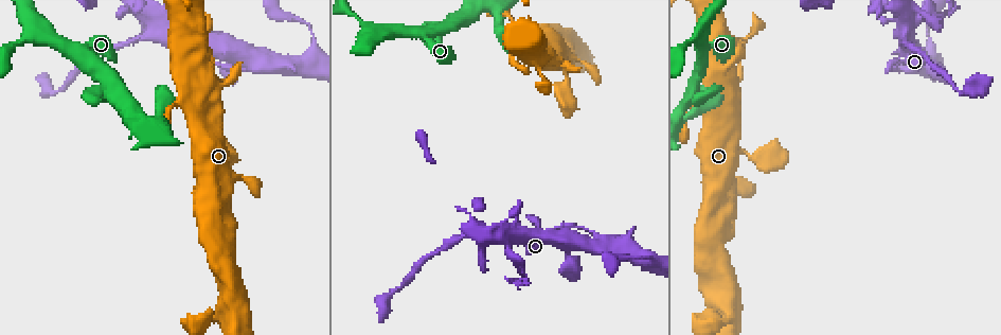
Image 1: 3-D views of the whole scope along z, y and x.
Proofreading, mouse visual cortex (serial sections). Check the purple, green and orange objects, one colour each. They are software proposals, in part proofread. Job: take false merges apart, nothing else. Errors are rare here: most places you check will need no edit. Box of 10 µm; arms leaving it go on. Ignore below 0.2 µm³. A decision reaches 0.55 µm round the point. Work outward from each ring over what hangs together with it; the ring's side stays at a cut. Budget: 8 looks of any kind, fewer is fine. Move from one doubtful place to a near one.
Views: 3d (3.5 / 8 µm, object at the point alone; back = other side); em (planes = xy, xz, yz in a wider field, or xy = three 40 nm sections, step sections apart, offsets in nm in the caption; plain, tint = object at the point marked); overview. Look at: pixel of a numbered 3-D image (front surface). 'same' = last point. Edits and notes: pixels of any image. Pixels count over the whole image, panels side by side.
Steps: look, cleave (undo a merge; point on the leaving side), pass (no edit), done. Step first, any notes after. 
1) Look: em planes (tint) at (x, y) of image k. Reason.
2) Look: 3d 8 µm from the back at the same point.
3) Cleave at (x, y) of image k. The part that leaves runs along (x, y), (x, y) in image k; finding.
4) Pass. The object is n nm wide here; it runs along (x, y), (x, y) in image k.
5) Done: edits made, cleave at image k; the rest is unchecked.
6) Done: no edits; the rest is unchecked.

Look: 3d 3.5 µm at (896, 71) of image 1. Touches itself.

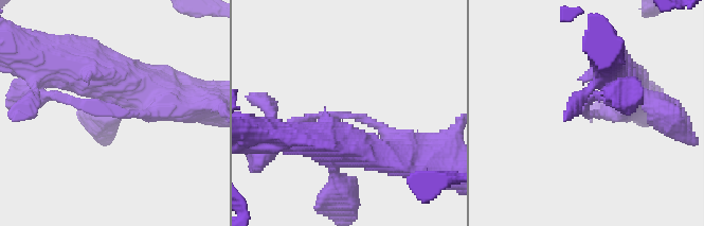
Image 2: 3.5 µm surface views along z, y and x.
Pass. It runs along (399, 156), (393, 137), (350, 115) in image 2; all the same cell.

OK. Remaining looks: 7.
Look: 3d 8 µm at (905, 40) of image 1. A narrow waist.

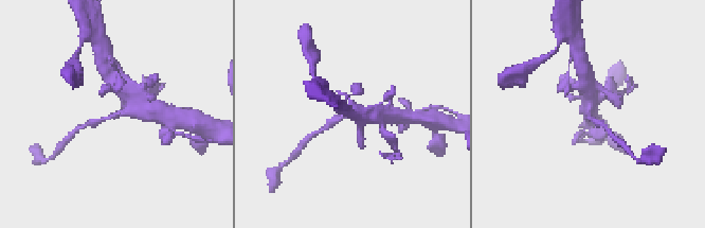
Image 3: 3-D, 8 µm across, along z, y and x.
Look: em planes (tint) at the same point. The arms are 250, 350 nm wide; need the tissue.

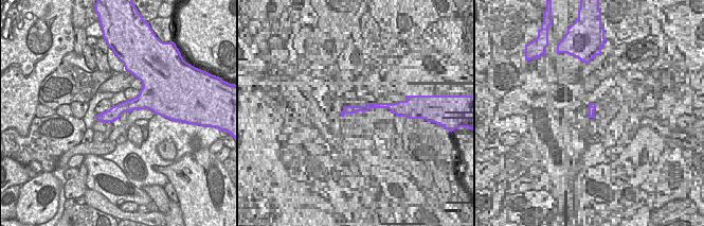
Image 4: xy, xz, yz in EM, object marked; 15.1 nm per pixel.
Pass. The object is 200 nm wide here; it runs along (143, 107), (130, 106), (89, 123) in image 3; continuous, no second cell.

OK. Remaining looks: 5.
Look: 3d 3.5 µm at (380, 31) of image 1. A fork.

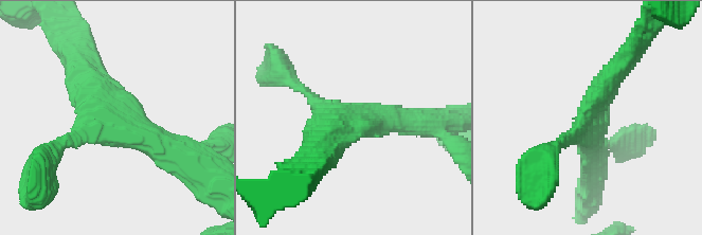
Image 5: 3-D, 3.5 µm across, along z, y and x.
Look: em xy step 5 (tint) at (116, 122) of image 5. 3 arms meet here; the arms are 150, 350, 400 nm wide.

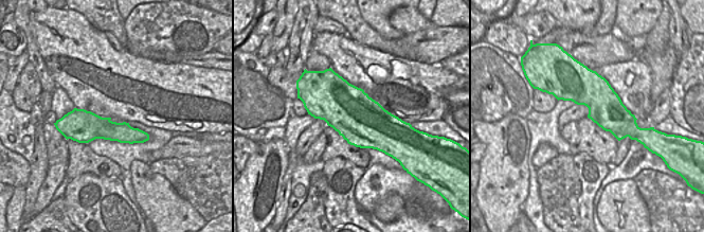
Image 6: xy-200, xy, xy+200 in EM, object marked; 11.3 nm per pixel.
Pass. One cell here.

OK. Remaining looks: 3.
Done: no edits; the rest is unchecked.

